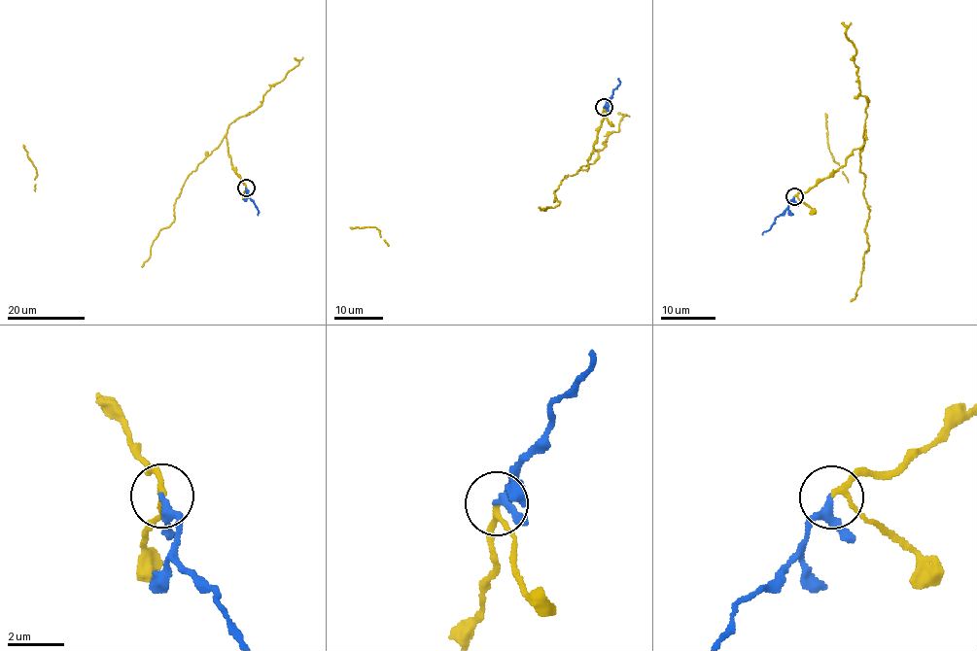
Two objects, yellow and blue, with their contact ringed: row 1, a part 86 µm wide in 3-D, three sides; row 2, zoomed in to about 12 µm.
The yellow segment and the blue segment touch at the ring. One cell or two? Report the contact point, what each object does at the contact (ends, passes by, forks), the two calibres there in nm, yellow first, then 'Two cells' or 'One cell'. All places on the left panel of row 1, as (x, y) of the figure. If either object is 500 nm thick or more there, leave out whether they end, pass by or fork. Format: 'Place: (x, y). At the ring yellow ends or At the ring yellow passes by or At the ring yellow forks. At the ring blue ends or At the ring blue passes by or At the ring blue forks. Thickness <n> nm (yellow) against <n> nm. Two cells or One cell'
Place: (246, 188). At the ring yellow passes by. At the ring blue passes by. Thickness 150 nm (yellow) against 220 nm. One cell

